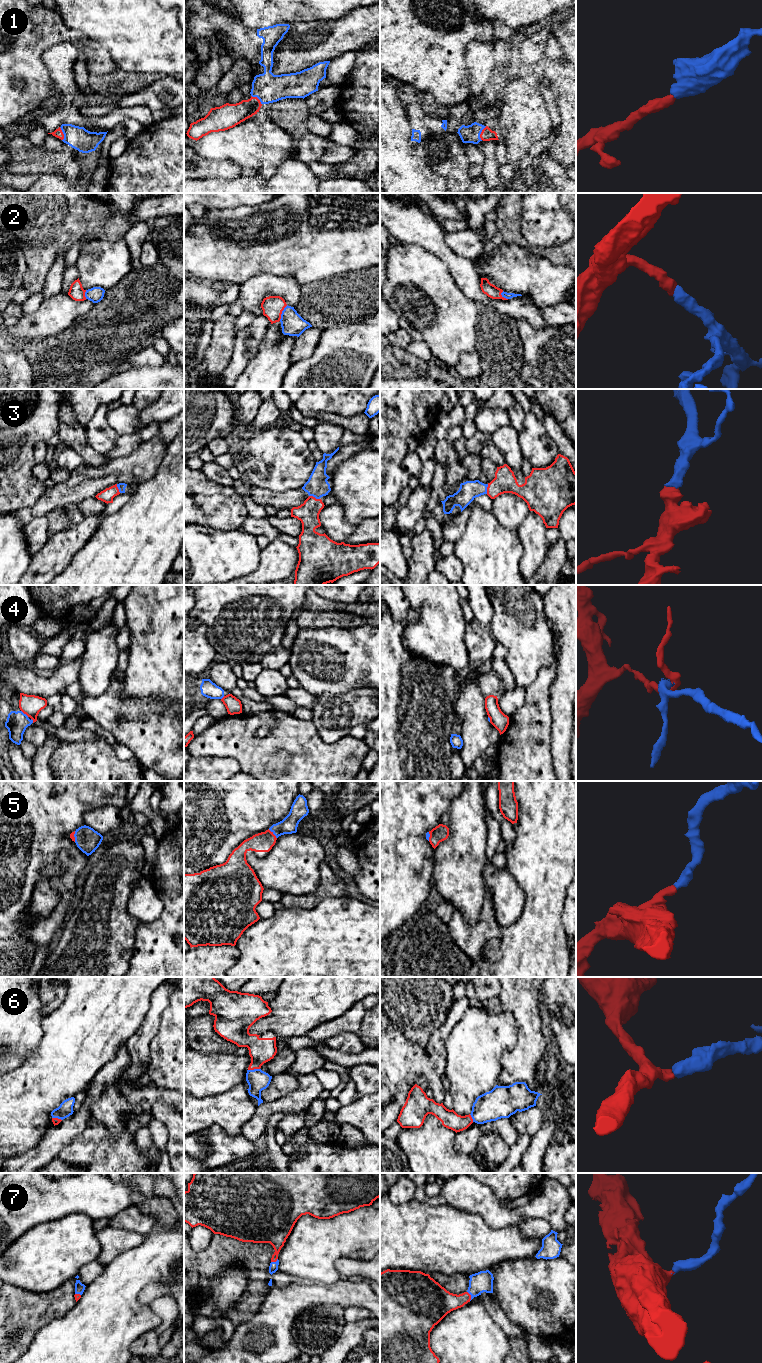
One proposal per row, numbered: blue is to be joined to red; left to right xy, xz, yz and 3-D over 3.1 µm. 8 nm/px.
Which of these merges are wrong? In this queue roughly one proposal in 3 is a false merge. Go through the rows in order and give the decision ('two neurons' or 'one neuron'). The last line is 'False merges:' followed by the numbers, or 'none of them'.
1: one neuron
2: one neuron
3: one neuron
4: two neurons
5: one neuron
6: one neuron
7: one neuron
False merges: 4

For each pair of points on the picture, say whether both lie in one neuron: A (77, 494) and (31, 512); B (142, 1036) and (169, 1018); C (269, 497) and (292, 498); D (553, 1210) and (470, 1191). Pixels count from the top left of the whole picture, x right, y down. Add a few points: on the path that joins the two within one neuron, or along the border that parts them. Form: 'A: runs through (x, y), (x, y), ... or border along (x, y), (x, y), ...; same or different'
A: runs through (66, 494), (54, 497), (42, 507); same
B: border along (168, 1002), (162, 1013), (158, 1031), (148, 1045); different
C: runs through (275, 498), (286, 498); same
D: runs through (532, 1210), (518, 1215), (496, 1215), (491, 1210); same

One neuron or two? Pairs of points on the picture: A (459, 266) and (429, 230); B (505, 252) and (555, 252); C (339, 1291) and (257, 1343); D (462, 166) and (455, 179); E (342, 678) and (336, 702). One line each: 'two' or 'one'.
A: one
B: two
C: one
D: one
E: two

